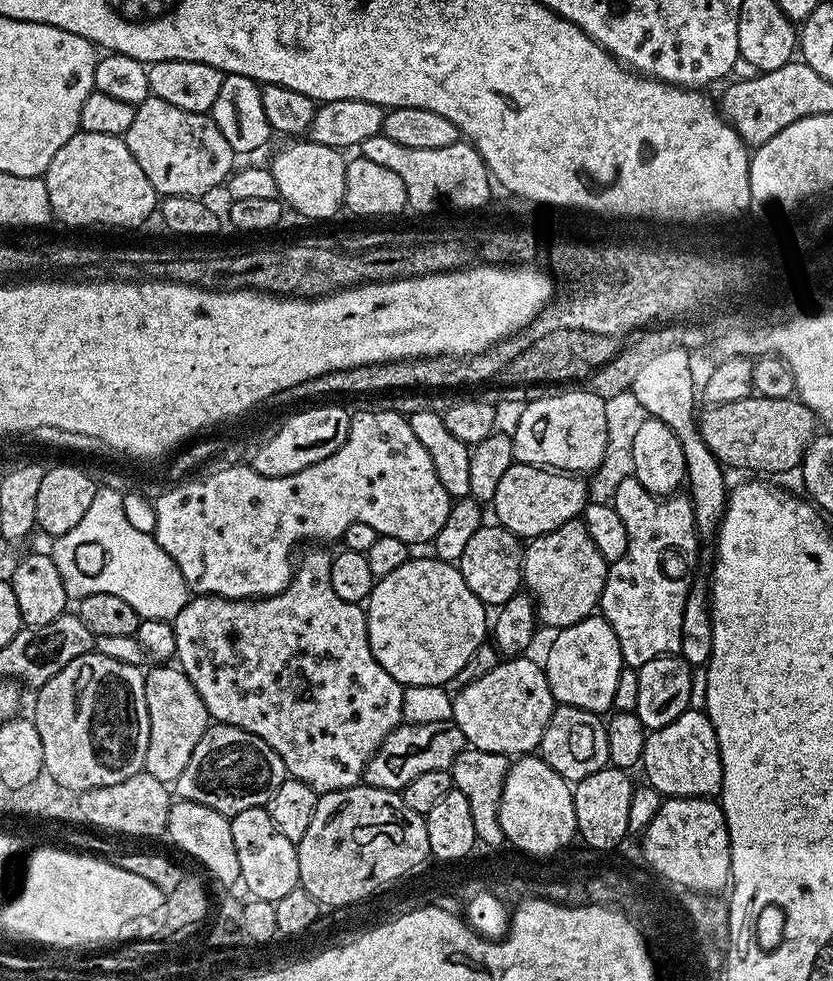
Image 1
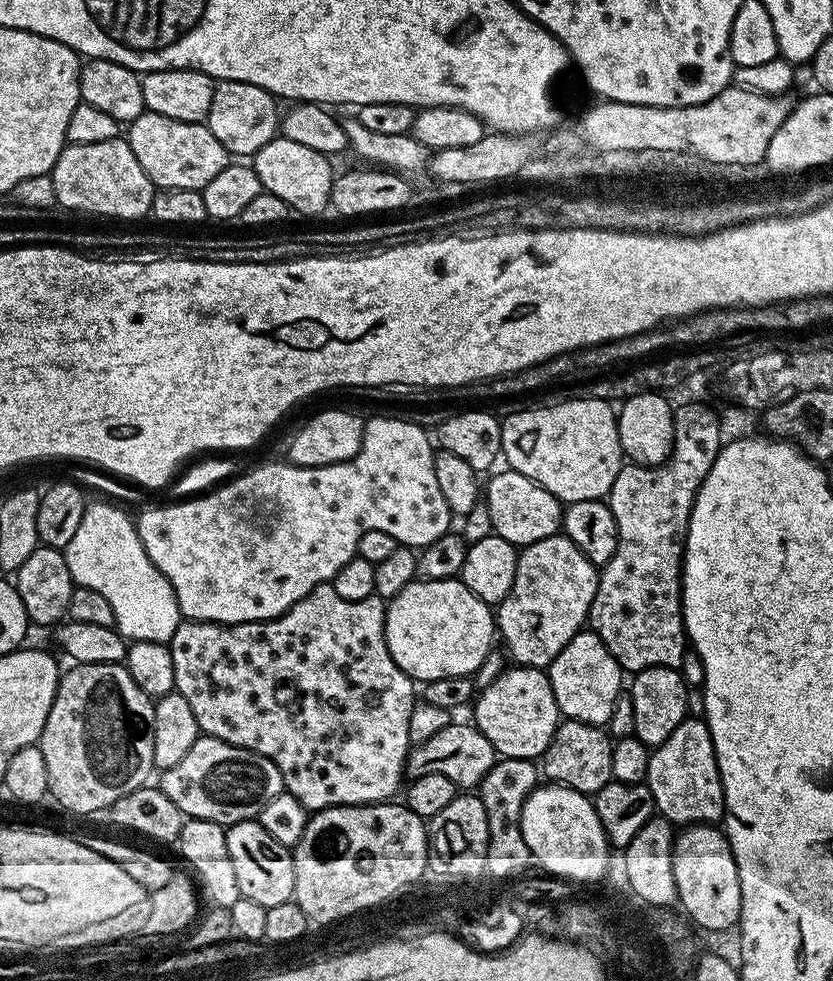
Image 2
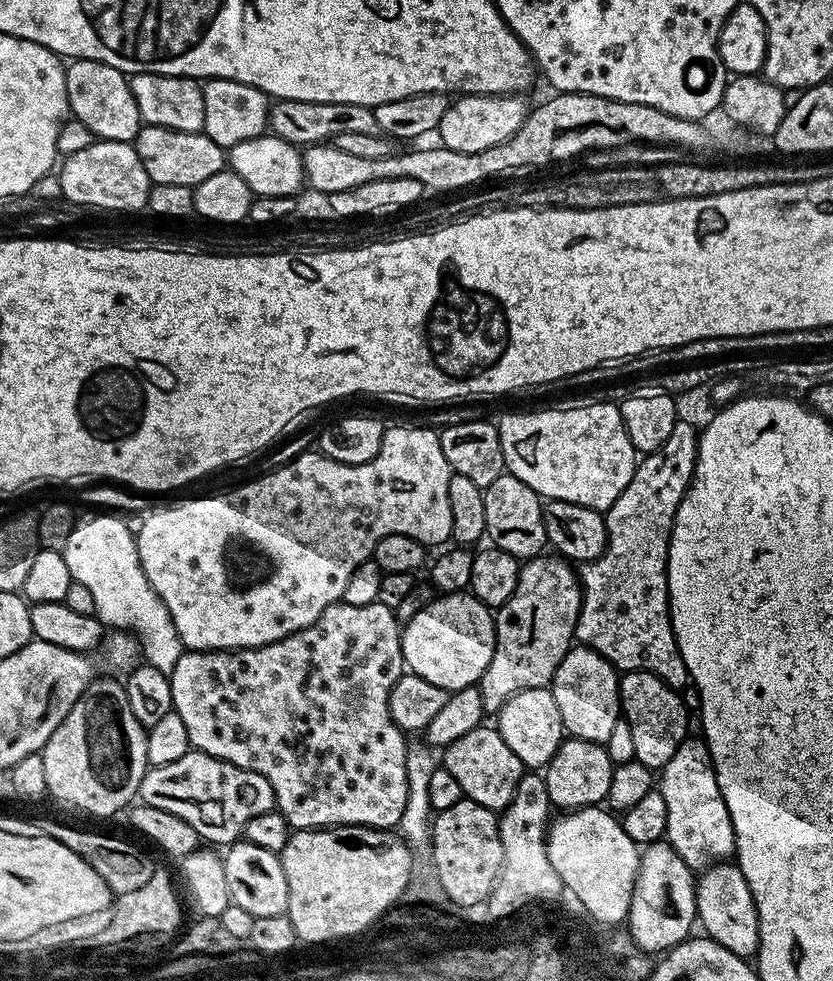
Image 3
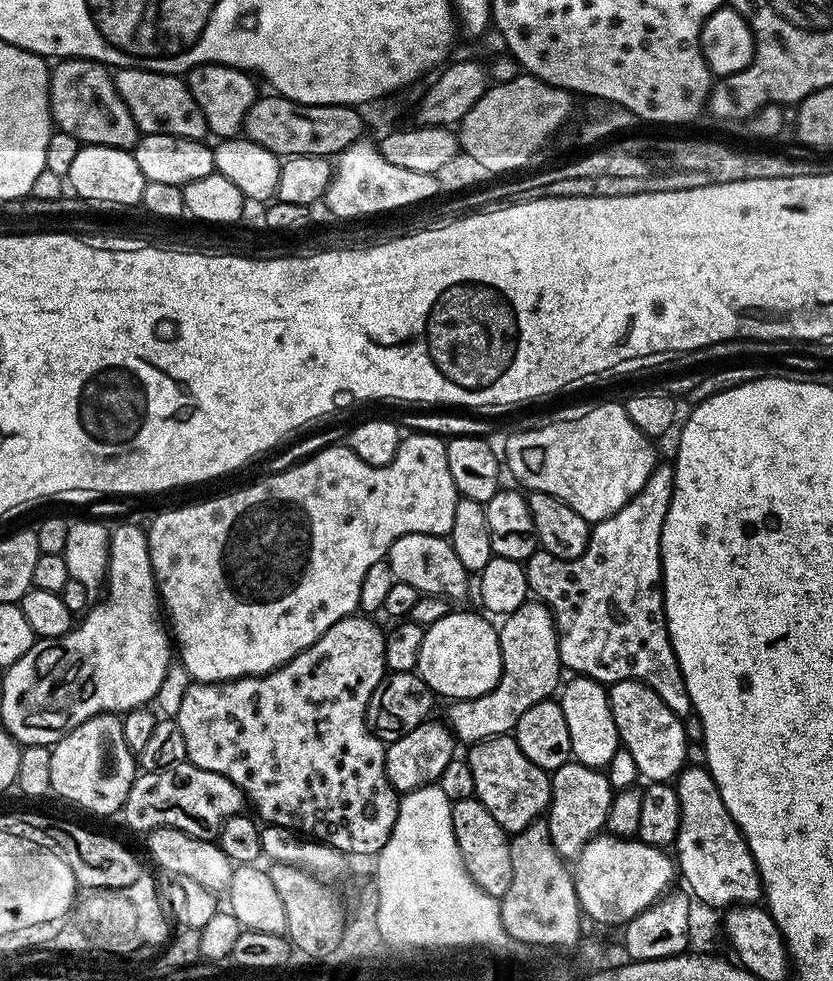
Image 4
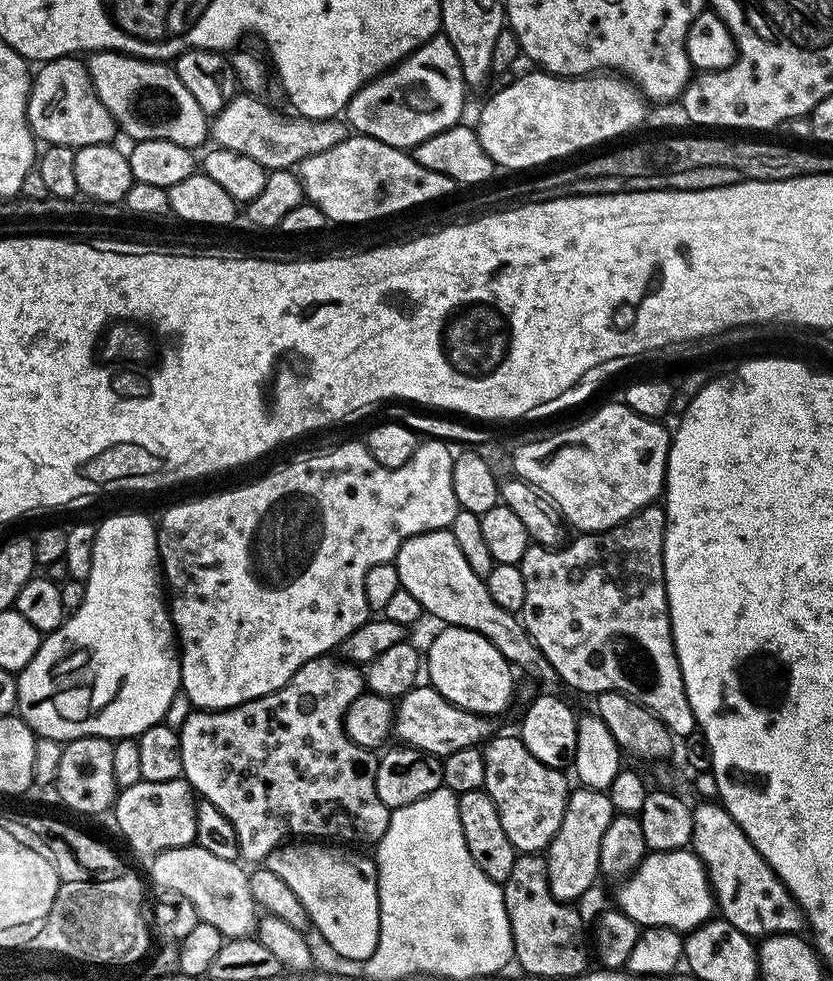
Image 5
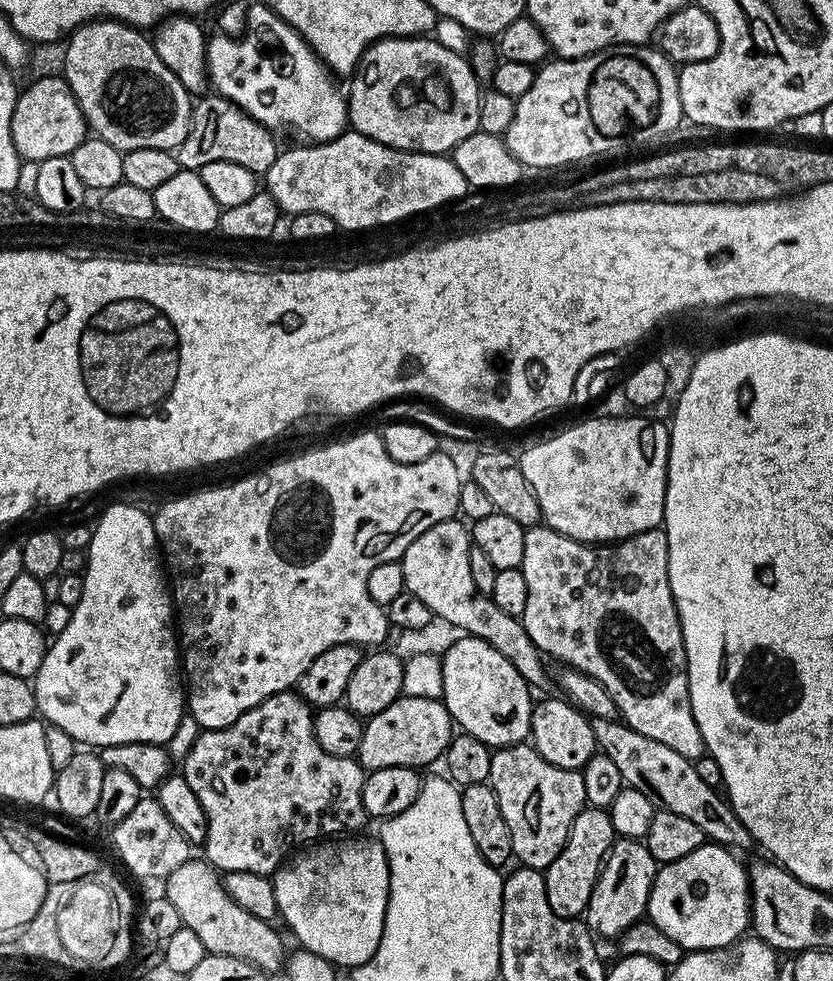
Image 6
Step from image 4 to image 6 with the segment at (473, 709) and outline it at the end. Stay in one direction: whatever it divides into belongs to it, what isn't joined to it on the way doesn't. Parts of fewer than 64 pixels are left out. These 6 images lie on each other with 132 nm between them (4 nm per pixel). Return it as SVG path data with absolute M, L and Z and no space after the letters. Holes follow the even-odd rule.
M401 694L394 702L390 702L390 706L386 706L386 710L367 717L358 759L365 770L385 768L386 766L406 766L407 768L424 770L427 764L432 764L435 760L437 763L443 757L453 735L452 715L446 710L443 699L414 698Z

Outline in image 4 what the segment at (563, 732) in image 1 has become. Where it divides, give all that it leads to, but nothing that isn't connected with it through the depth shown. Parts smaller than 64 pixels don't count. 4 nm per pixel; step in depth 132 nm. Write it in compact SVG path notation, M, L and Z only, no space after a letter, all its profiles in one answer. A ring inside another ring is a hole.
M573 759L558 766L551 773L550 779L552 797L546 813L550 842L554 842L554 850L558 850L563 860L572 862L582 854L582 850L595 836L605 831L614 789L601 769L579 764Z

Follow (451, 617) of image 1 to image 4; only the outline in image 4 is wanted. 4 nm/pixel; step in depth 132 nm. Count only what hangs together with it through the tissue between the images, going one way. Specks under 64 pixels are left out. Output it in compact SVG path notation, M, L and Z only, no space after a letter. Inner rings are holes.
M450 610L446 618L427 625L422 638L422 650L418 650L416 672L426 682L428 689L437 697L445 696L445 701L473 700L498 686L502 674L502 650L497 625L487 615L476 612L456 612Z

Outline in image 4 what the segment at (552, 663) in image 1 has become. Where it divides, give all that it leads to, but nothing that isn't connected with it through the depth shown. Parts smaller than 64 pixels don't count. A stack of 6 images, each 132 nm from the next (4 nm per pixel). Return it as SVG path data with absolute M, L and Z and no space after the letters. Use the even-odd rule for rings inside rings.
M573 675L571 679L569 684L567 681L563 685L558 703L562 714L566 714L566 730L570 730L572 759L591 768L607 769L610 758L614 758L614 754L622 747L620 735L614 726L614 714L610 710L608 688L589 676Z

